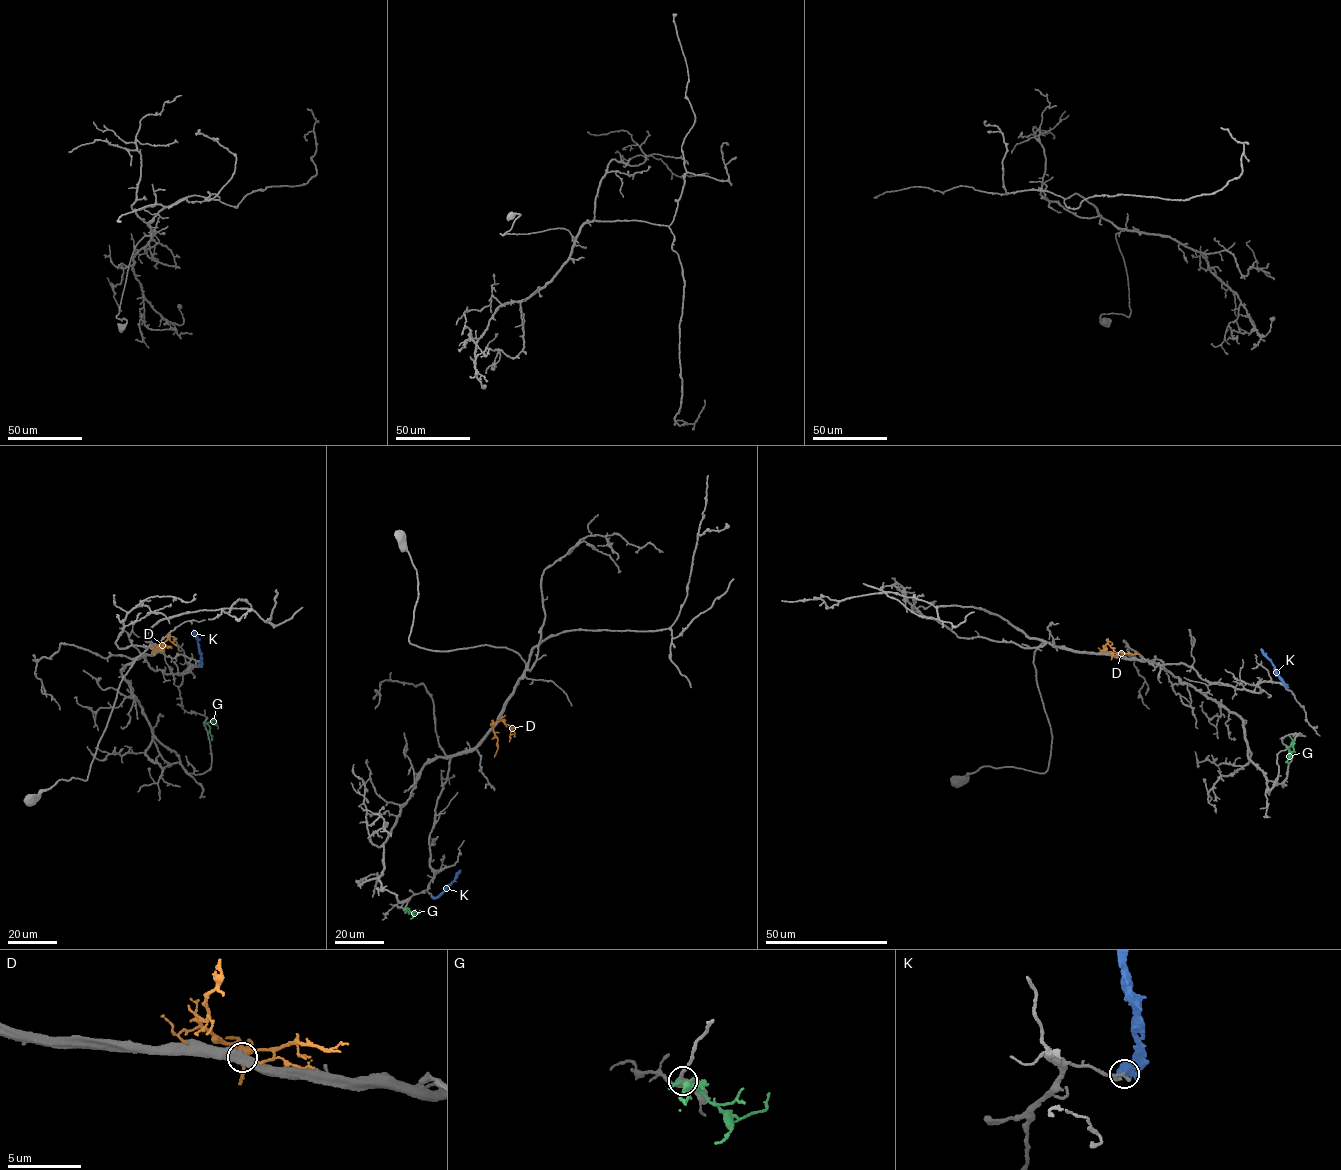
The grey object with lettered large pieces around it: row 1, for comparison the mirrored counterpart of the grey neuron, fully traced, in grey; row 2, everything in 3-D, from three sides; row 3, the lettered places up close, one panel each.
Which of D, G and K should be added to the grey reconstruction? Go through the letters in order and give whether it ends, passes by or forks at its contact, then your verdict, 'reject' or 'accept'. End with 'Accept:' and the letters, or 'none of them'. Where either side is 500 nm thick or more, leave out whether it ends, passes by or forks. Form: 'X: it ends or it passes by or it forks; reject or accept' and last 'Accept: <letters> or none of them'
D: reject
G: it forks; reject
K: reject
Accept: none of them

